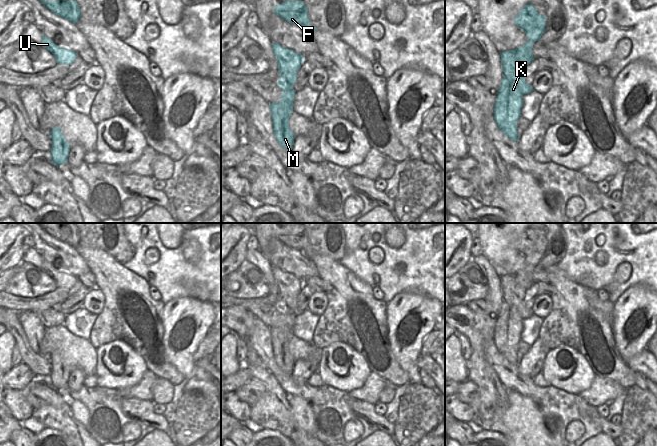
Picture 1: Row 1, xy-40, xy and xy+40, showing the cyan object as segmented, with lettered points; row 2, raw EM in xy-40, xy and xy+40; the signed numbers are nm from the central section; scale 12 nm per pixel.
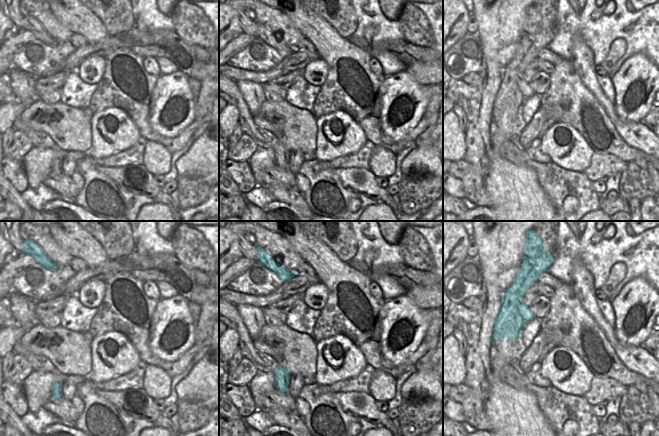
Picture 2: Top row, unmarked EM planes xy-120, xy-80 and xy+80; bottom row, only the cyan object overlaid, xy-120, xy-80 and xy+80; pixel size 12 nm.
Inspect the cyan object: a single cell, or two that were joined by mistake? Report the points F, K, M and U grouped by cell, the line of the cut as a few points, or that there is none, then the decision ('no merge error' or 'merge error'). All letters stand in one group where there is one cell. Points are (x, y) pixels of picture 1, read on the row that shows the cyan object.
F K M / U; cut in xy+40 along (504, 76), (513, 80), (523, 94); merge error

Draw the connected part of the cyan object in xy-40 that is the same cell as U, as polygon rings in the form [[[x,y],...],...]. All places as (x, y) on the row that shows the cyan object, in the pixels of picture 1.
[[[42,33],[43,41],[42,45],[48,49],[53,56],[56,58],[57,64],[72,64],[77,58],[78,54],[71,51],[70,49],[61,48],[56,45],[51,39],[46,37]]]

